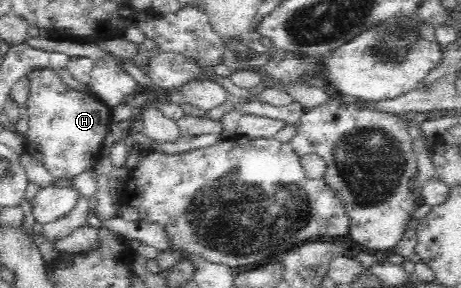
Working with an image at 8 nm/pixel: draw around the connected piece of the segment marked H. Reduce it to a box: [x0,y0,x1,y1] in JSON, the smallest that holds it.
[24,69,112,179]

